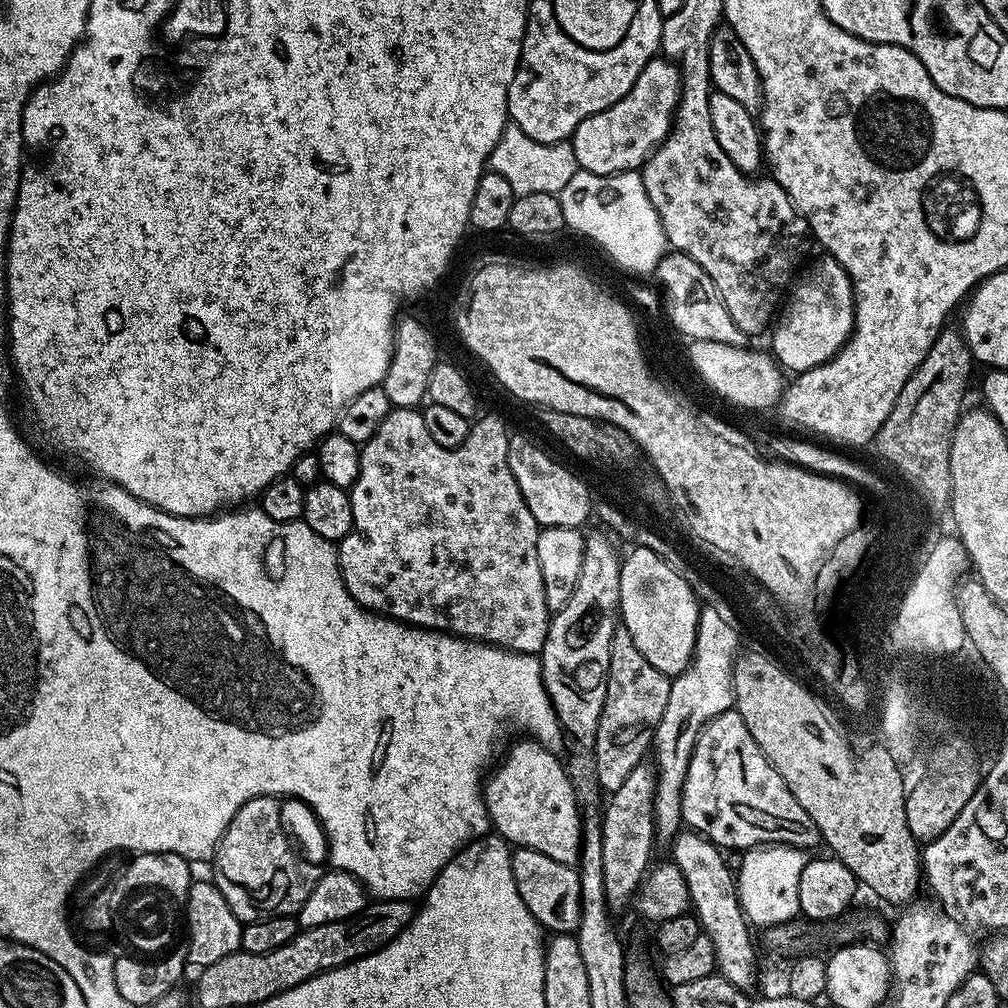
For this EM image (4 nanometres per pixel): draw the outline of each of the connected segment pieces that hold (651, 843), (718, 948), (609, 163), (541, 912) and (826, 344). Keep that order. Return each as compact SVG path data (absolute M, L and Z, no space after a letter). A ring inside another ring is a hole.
M642 762L630 770L626 782L607 797L604 816L599 817L602 830L602 858L604 859L604 889L606 902L613 913L619 914L633 903L644 877L650 871L652 847L657 847L654 826L654 790L656 769L651 763Z
M688 828L677 833L670 851L671 861L682 870L687 889L690 890L691 907L701 931L710 938L714 946L718 974L743 992L753 993L758 982L756 952L750 938L750 925L741 910L736 876L726 864L723 851L707 837Z
M653 58L646 62L642 74L610 106L578 122L572 131L570 143L574 150L577 169L590 174L613 176L619 172L635 172L643 168L652 152L668 137L676 103L680 101L680 70L667 58Z
M516 848L512 854L512 873L514 886L518 886L518 894L522 902L526 902L526 910L534 914L541 929L552 934L575 933L580 927L582 909L580 874L573 865L554 862L554 858L546 858L546 854L538 854L538 850Z
M824 254L821 257L821 260L814 261L812 265L809 263L795 277L783 301L782 311L771 329L771 355L778 361L781 369L789 373L792 371L792 374L805 372L831 360L848 341L854 326L856 303L850 278L832 256Z

